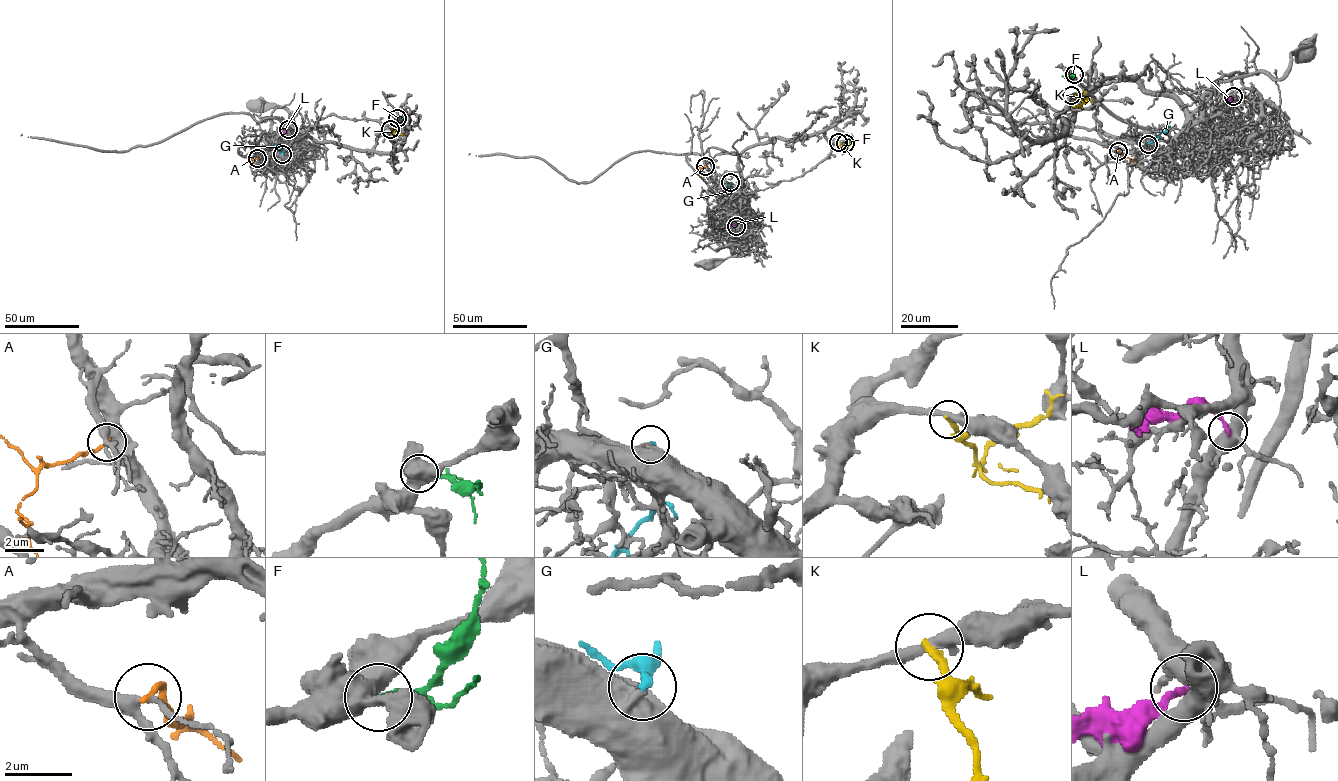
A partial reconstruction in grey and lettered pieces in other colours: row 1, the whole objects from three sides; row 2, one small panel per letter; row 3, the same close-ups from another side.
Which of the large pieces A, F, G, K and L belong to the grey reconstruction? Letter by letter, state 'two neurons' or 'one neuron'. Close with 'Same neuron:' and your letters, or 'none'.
A: two neurons
F: two neurons
G: one neuron
K: two neurons
L: two neurons
Same neuron: G

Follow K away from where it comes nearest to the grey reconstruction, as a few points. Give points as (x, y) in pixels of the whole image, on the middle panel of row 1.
K: (838, 142), (841, 148), (851, 143)

